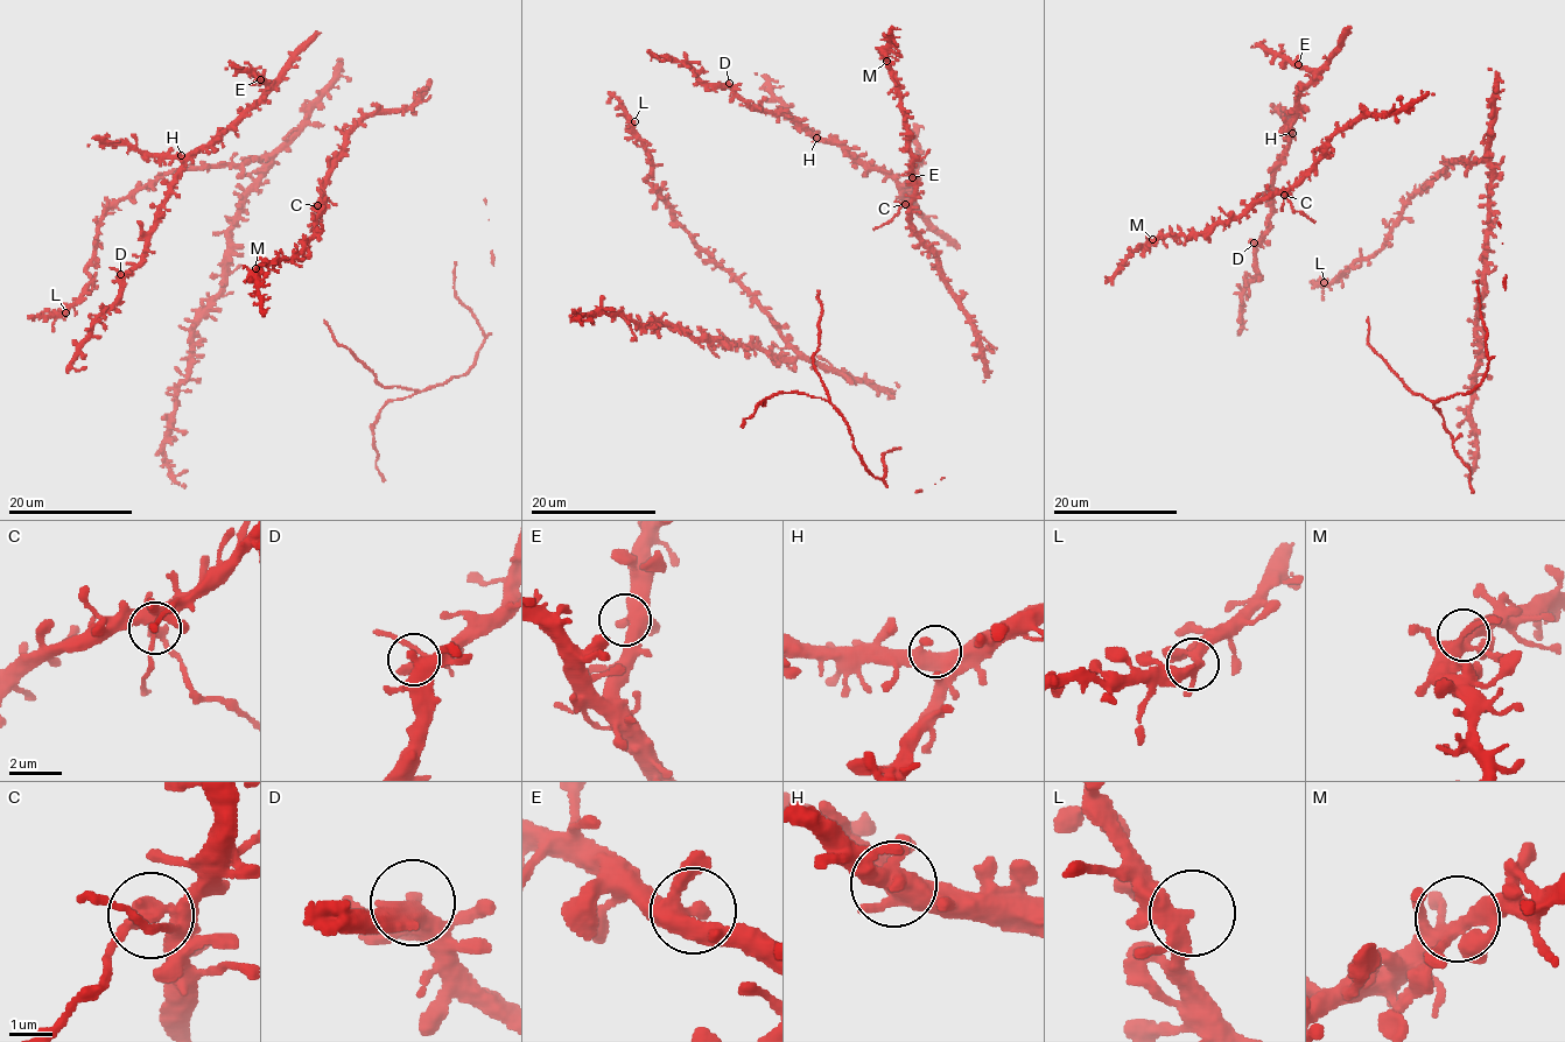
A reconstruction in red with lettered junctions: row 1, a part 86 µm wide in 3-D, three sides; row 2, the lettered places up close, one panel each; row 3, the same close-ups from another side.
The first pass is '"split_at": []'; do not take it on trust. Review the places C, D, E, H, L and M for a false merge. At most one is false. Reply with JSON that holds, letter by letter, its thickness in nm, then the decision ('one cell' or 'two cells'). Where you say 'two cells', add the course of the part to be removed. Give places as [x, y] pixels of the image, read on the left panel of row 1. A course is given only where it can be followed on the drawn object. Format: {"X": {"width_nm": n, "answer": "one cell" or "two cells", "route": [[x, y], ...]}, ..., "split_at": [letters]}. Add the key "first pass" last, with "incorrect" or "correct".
{"C": {"width_nm": 320, "answer": "two cells", "route": [[317, 205], [321, 218], [310, 232]]}, "D": {"width_nm": 320, "answer": "one cell"}, "E": {"width_nm": 320, "answer": "one cell"}, "H": {"width_nm": 440, "answer": "one cell"}, "L": {"width_nm": 300, "answer": "one cell"}, "M": {"width_nm": 320, "answer": "one cell"}, "split_at": ["C"], "first pass": "incorrect"}

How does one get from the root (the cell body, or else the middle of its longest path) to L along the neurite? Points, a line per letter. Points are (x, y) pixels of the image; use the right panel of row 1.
L: (1490, 100), (1492, 141), (1483, 157), (1475, 163), (1448, 160), (1408, 201), (1383, 247), (1324, 282)

